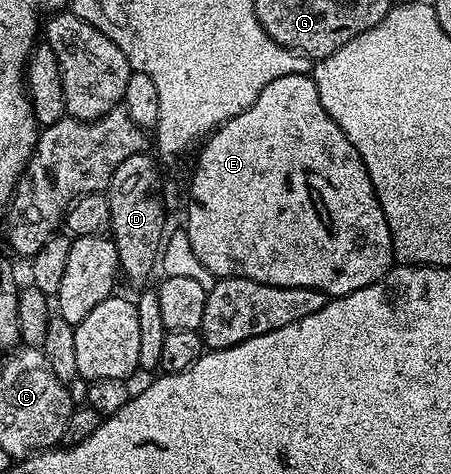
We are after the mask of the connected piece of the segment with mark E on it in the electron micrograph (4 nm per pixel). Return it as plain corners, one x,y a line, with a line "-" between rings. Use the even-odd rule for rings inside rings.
288,75
287,77
279,77
279,81
271,81
271,85
267,85
267,89
263,89
263,93
259,93
255,105
251,105
246,111
234,117
234,119
229,119
221,124
220,127
216,128
216,130
204,140
203,145
205,145
205,148
202,149
201,156
197,159
197,168
193,171
193,180
189,183
189,195
187,191
187,197
191,199
189,203
189,223
187,223
187,230
190,235
191,248
194,249
195,257
203,263
211,274
216,277
238,275
239,277
247,277
248,279
254,279
260,283
275,285
276,287
306,287
307,289
322,291
327,297
336,297
338,295
346,295
347,293
355,293
355,289
363,289
367,285
379,282
379,280
385,278
385,275
394,266
395,256
393,253
393,242
391,241
391,229
387,225
387,217
375,197
375,189
371,185
371,177
367,173
367,165
363,165
363,157
359,157
355,145
351,145
351,141
347,141
343,129
339,129
337,122
323,109
323,101
319,97
317,87
313,84
313,80
309,75

